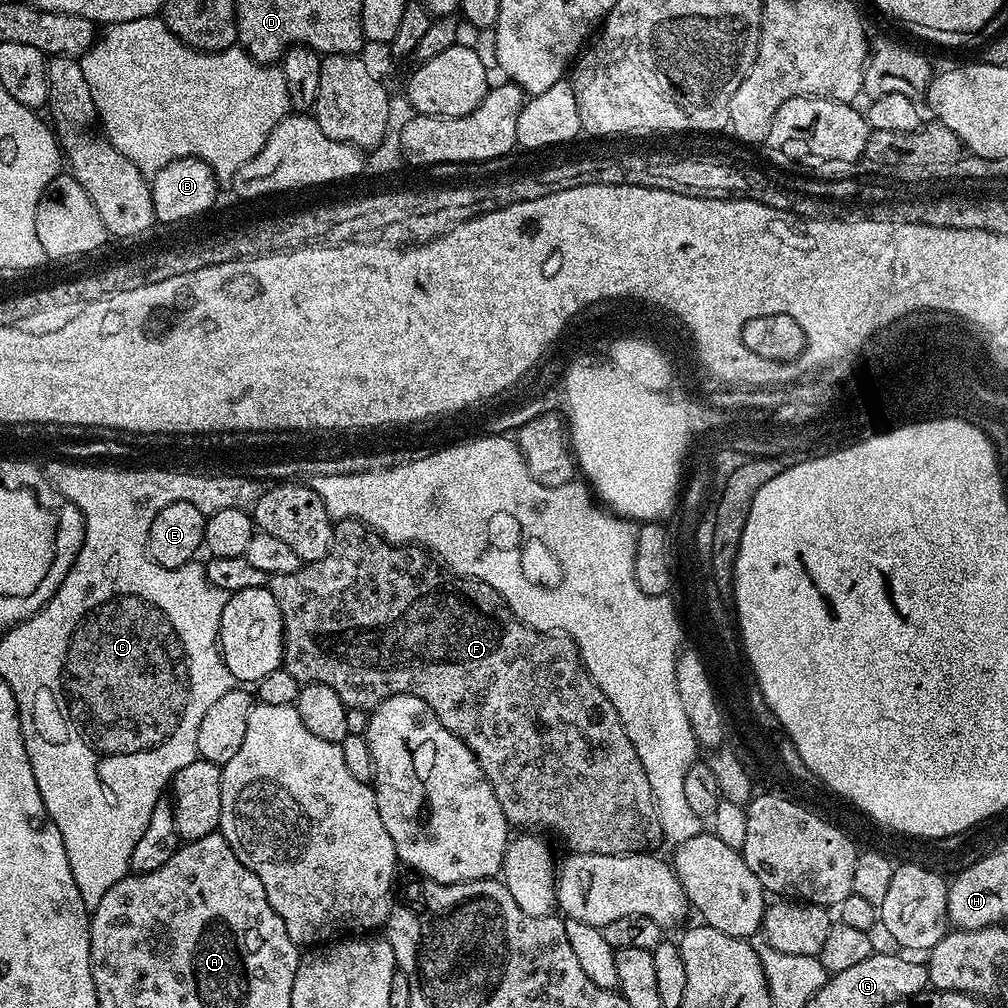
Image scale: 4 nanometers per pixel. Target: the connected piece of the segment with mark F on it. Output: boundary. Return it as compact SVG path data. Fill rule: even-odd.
M349 518L347 520L335 521L332 530L332 545L328 553L324 555L321 560L313 560L305 563L294 574L270 576L268 577L266 587L269 588L273 594L278 594L277 600L282 600L282 604L278 604L278 610L280 612L286 612L286 614L282 614L282 622L284 623L284 662L282 667L294 676L299 685L321 684L322 686L330 686L330 690L334 690L334 694L338 694L338 698L342 698L342 702L348 709L362 708L371 710L377 708L386 698L397 696L398 694L410 694L411 696L422 698L426 702L426 706L430 706L430 710L434 710L436 719L442 722L442 726L446 726L446 730L453 732L457 738L472 751L474 758L478 762L478 766L482 766L482 770L494 790L494 798L498 798L498 806L502 806L502 814L506 814L509 825L516 827L517 824L520 830L543 830L545 833L553 832L554 835L561 836L561 838L569 844L569 849L571 849L572 852L581 852L582 854L614 854L615 856L624 856L628 852L648 852L649 850L656 850L656 847L662 844L664 835L662 834L662 826L658 822L658 810L654 802L654 790L650 790L650 778L646 778L646 770L634 750L634 742L630 742L630 738L624 729L624 724L618 718L618 710L614 710L610 698L606 698L606 694L602 694L602 690L596 685L594 678L590 678L590 674L585 670L578 646L569 636L550 632L538 632L536 629L531 628L529 624L522 623L521 620L512 613L507 602L498 594L498 590L486 586L486 582L471 580L469 576L457 576L455 572L450 572L447 567L437 563L427 551L421 550L416 546L392 544L388 540L385 540L380 533L368 527L367 524L362 523L361 520Z

